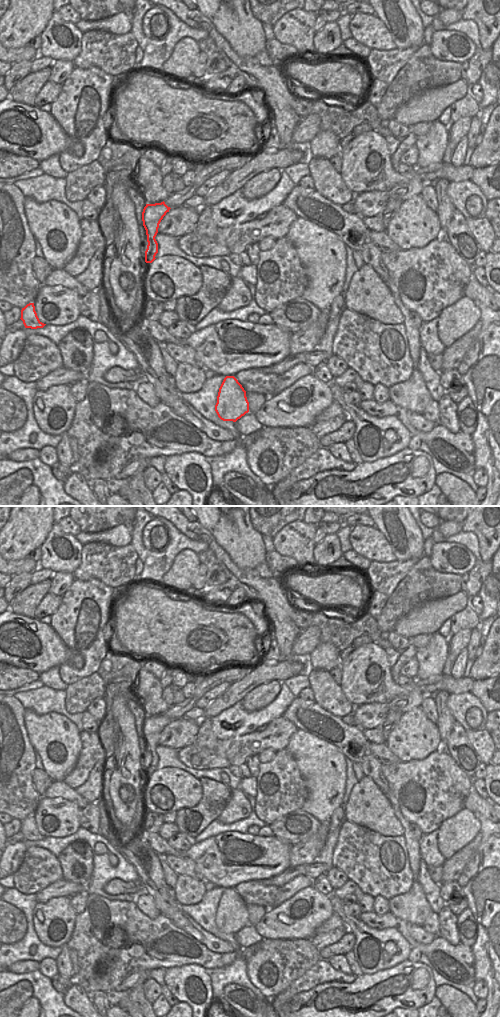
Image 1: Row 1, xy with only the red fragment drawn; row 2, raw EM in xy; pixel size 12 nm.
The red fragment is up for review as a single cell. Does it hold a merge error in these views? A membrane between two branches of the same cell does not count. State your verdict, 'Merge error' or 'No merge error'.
No merge error.

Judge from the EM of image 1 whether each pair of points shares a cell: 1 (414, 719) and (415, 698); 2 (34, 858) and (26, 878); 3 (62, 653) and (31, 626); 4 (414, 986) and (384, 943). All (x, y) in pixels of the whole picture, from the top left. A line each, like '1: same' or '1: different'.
1: different
2: same
3: same
4: different

